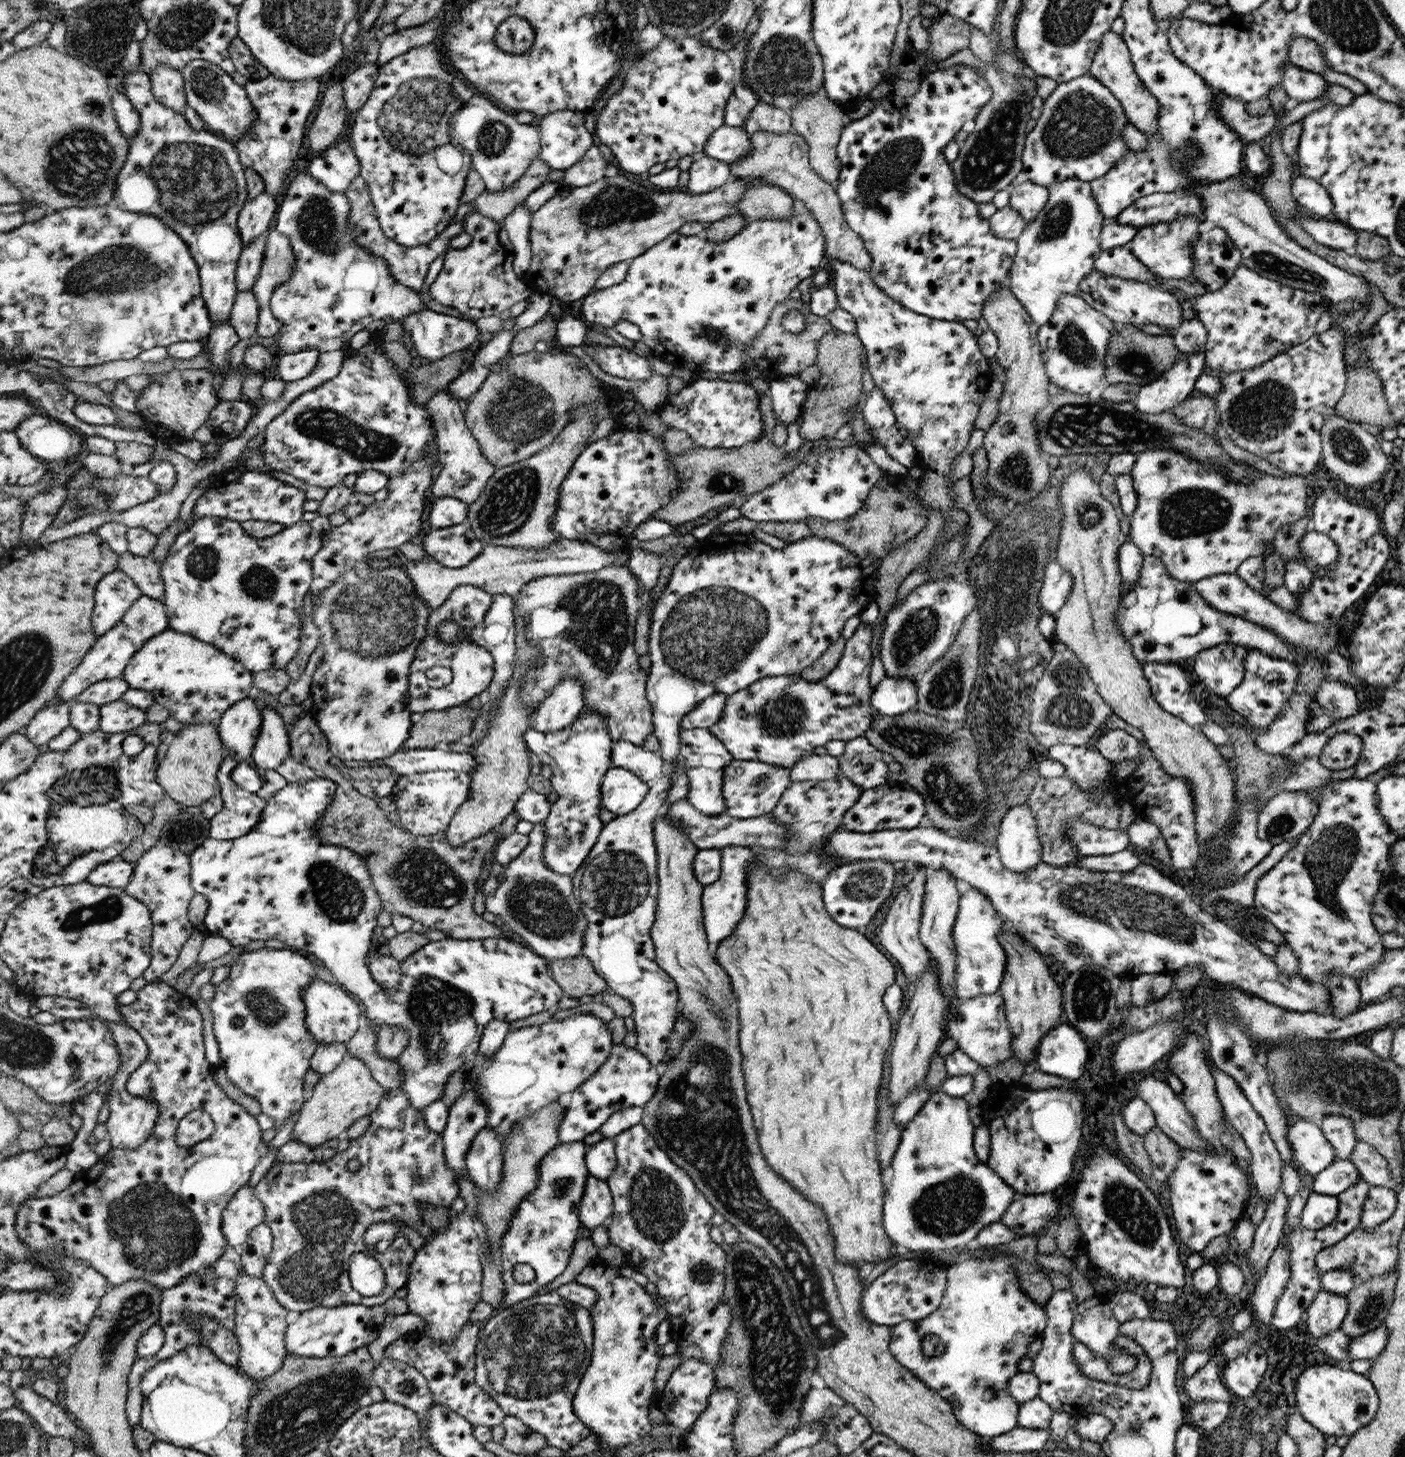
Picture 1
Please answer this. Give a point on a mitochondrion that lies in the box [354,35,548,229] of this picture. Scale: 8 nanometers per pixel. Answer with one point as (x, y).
(413, 117)

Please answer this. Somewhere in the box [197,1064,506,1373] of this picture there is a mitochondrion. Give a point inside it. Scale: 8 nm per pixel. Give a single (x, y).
(325, 1221)

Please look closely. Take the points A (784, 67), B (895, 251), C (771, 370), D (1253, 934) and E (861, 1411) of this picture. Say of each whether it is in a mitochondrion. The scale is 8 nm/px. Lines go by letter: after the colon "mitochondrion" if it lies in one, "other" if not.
A: mitochondrion
B: other
C: other
D: other
E: other

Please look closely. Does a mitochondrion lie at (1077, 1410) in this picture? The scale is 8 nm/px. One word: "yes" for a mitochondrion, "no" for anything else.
no

